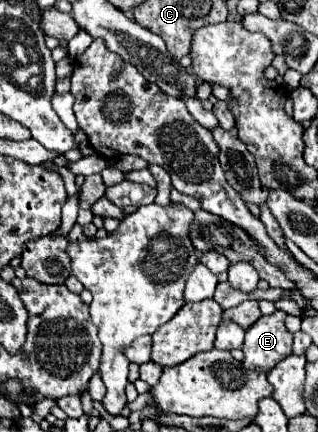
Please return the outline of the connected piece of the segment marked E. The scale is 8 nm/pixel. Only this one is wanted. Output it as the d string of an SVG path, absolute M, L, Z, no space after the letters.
M276 311L262 315L248 331L244 339L242 365L252 371L268 373L278 361L292 353L292 333L284 325L286 313Z

